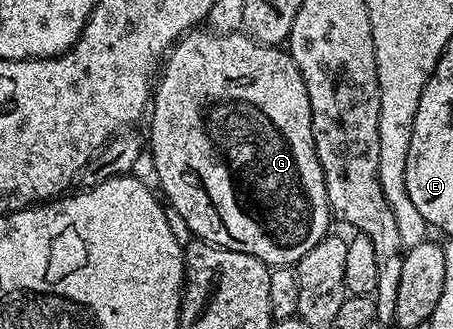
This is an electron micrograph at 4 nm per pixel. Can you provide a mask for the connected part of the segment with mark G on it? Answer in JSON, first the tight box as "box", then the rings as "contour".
{"box":[147,30,330,266],"contour":[[[189,30],[172,45],[168,53],[169,61],[161,72],[161,81],[156,81],[155,91],[151,96],[151,111],[148,113],[149,140],[147,136],[147,152],[153,155],[153,172],[165,191],[164,199],[168,207],[193,231],[196,239],[206,244],[216,244],[219,248],[230,248],[236,252],[246,252],[259,258],[270,266],[293,266],[311,250],[324,236],[330,235],[329,199],[325,189],[323,170],[319,166],[317,147],[313,141],[313,115],[311,102],[307,98],[307,86],[303,86],[303,78],[290,58],[288,51],[277,46],[258,44],[248,34],[226,32],[224,34],[212,30]]]}

